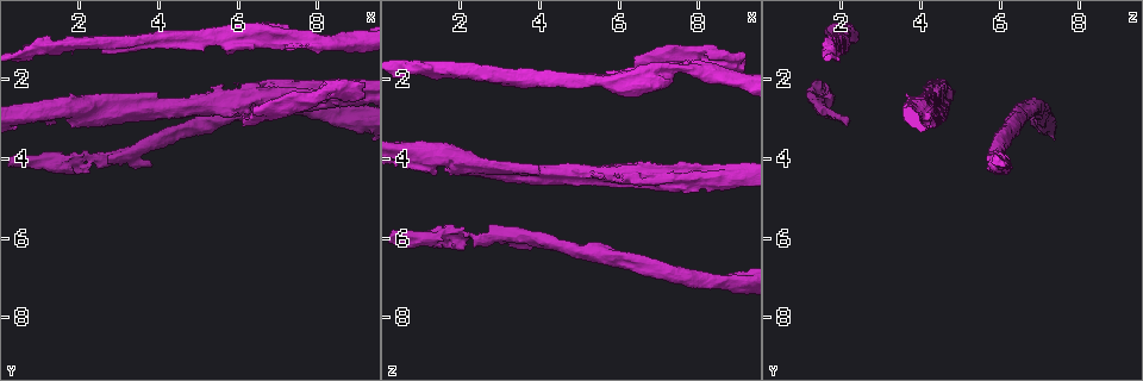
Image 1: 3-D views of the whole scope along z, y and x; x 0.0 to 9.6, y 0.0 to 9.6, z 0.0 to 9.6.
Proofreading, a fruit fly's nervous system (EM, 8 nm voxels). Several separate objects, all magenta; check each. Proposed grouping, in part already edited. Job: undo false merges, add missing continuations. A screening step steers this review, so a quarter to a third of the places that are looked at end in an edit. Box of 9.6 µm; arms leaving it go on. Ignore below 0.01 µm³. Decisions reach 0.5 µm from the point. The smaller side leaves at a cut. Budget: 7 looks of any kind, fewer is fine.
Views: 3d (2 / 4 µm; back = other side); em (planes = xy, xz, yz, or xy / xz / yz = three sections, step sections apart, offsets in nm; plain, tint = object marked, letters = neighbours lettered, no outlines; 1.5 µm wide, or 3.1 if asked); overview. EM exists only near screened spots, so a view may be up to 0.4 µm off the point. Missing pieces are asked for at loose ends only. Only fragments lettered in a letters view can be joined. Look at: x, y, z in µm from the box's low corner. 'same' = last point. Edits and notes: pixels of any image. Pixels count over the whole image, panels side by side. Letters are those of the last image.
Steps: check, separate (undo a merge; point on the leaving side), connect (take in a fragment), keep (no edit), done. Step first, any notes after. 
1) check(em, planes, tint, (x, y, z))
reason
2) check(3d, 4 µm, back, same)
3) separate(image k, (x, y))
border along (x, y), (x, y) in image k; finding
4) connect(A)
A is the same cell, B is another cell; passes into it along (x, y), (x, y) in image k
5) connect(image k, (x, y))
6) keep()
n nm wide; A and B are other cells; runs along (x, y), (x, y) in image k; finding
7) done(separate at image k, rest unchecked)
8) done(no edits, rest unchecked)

check(3d, 4 µm, back, (2.80, 2.75, 4.20))
looks like a crossing

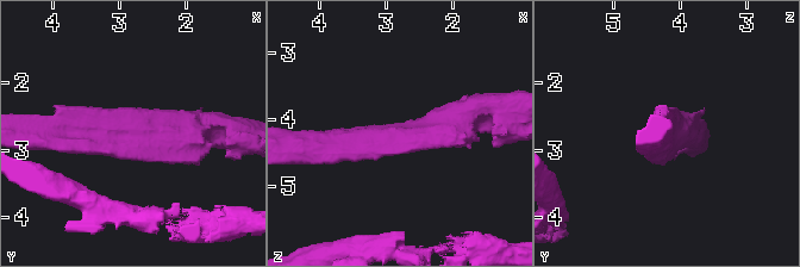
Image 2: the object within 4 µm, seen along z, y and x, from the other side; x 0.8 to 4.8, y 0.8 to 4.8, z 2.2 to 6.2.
check(em, xy, step 4, tint, (2.85, 2.70, 4.25))
now the EM

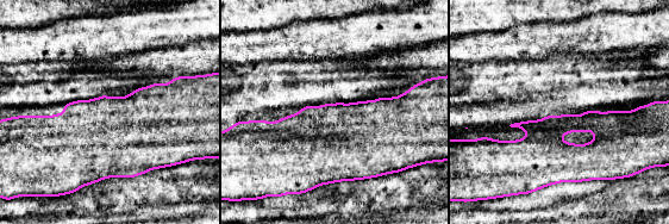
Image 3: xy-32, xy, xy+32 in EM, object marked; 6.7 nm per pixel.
check(em, planes, letters, same)
cut it another way

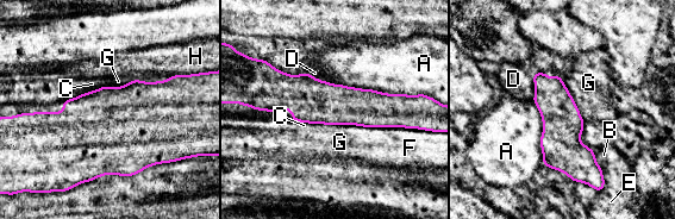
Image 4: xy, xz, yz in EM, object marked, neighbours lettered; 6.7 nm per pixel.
keep()
A touches over 650 nm; A, B, C, D, E, F, G and H are other cells; runs along (267, 102), (388, 110), (402, 121) in image 4; one cell here

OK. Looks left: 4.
check(em, yz, step 4, letters, (3.80, 4.15, 6.30))
free end

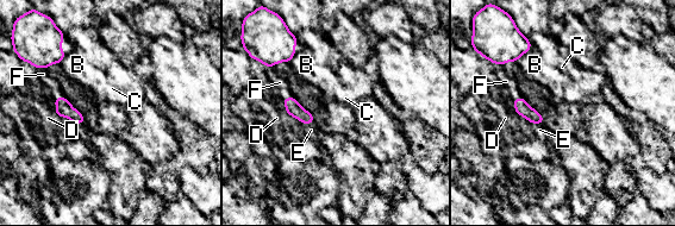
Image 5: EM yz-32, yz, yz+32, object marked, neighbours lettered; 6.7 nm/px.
check(em, planes, letters, same)
another direction

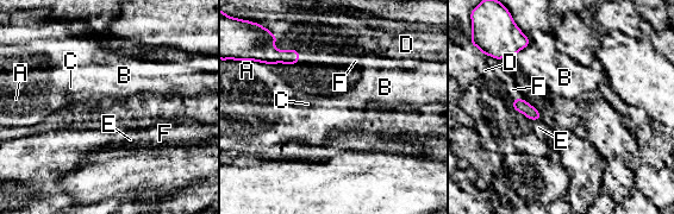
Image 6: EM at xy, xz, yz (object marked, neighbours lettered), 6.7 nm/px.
keep()
A, B, C, D, E and F are other cells; border along (512, 99), (523, 99), (528, 104) in image 6; none of them fits

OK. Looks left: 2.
check(em, xz, step 4, tint, (8.15, 2.00, 1.40))
branch stops here

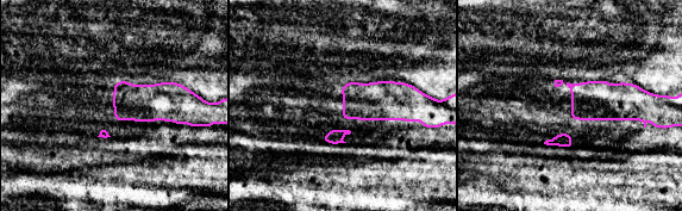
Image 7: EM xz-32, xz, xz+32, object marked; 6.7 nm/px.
check(em, planes, letters, same)

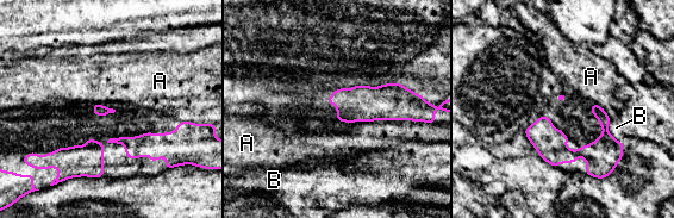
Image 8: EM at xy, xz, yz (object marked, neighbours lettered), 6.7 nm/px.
keep()
A and B are other cells; border along (401, 119), (354, 120), (349, 123) in image 8; none of them fits

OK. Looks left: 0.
done(no edits, rest unchecked)

